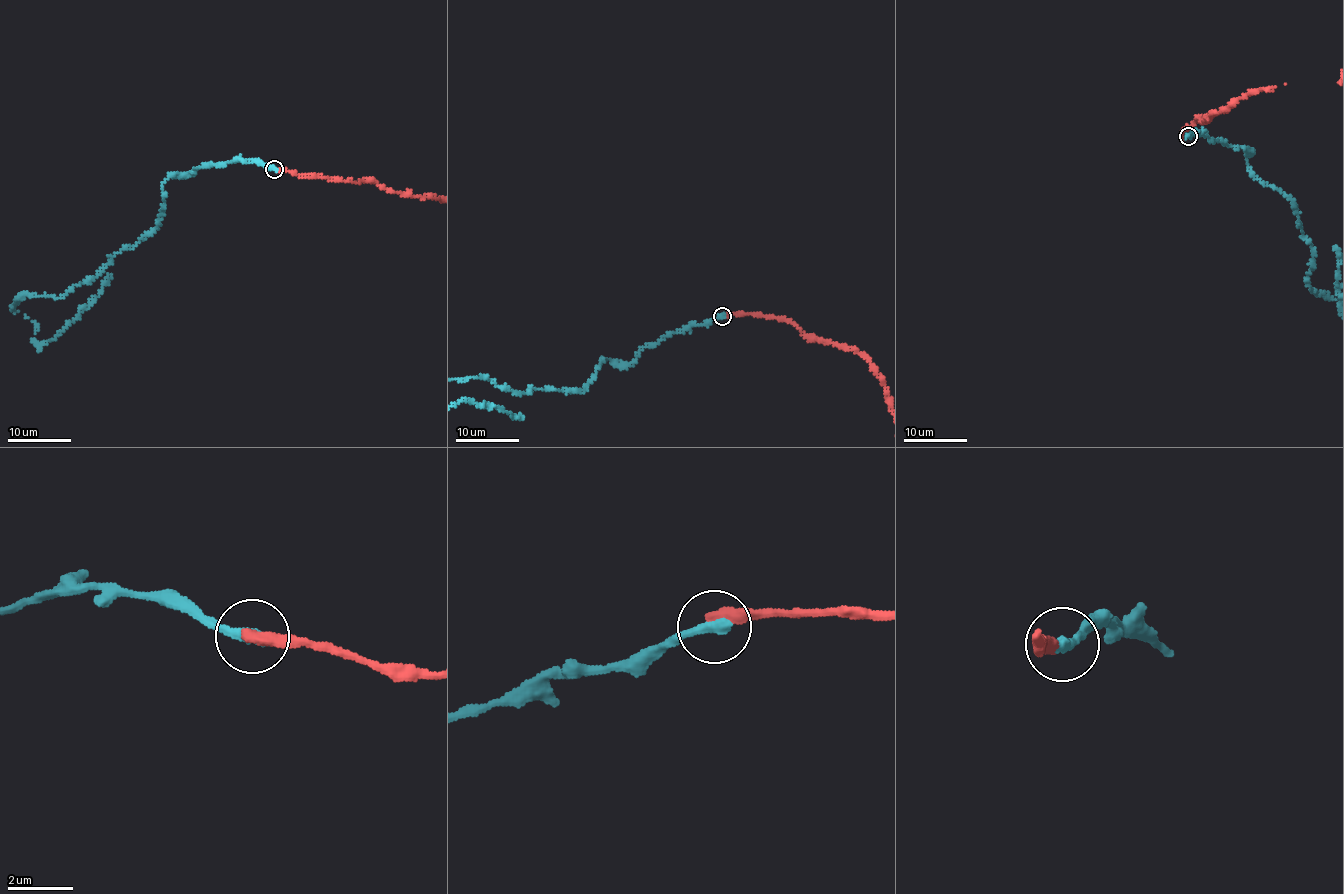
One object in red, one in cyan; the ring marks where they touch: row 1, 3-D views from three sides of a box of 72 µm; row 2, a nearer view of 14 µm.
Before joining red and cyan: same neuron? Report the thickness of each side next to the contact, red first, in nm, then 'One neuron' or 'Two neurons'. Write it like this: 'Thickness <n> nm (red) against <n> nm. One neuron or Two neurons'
Thickness 400 nm (red) against 400 nm. Two neurons

